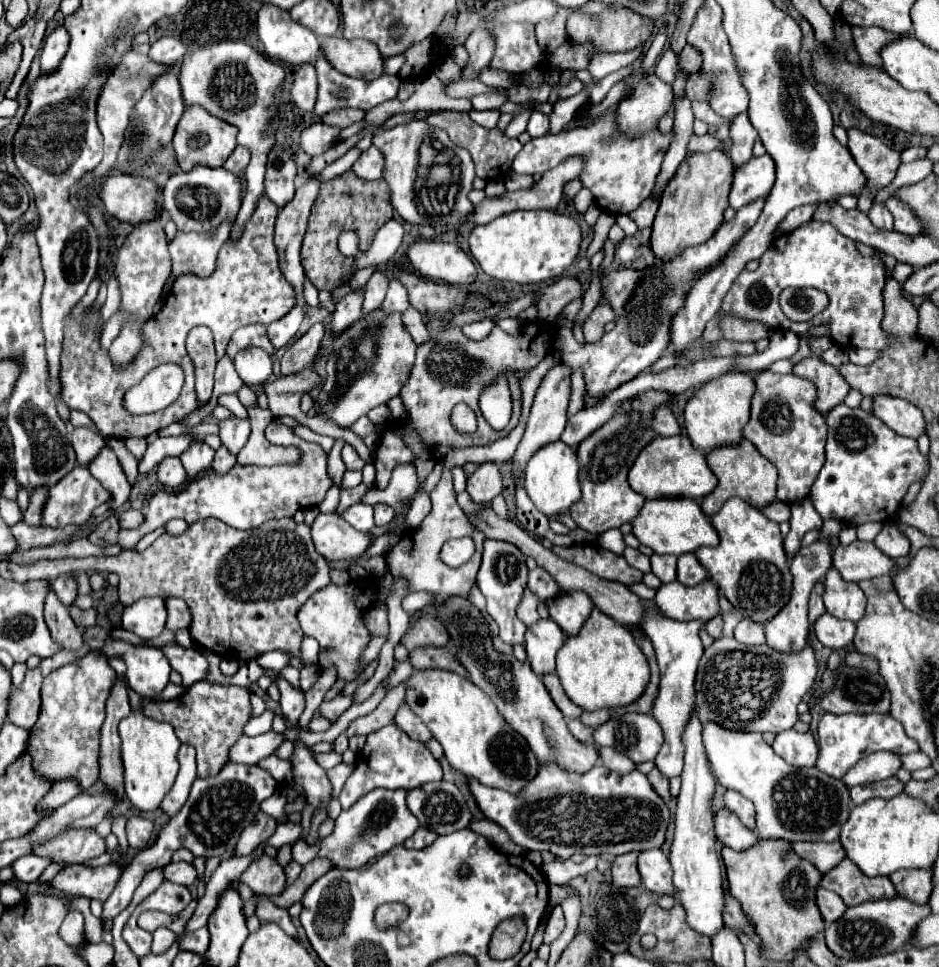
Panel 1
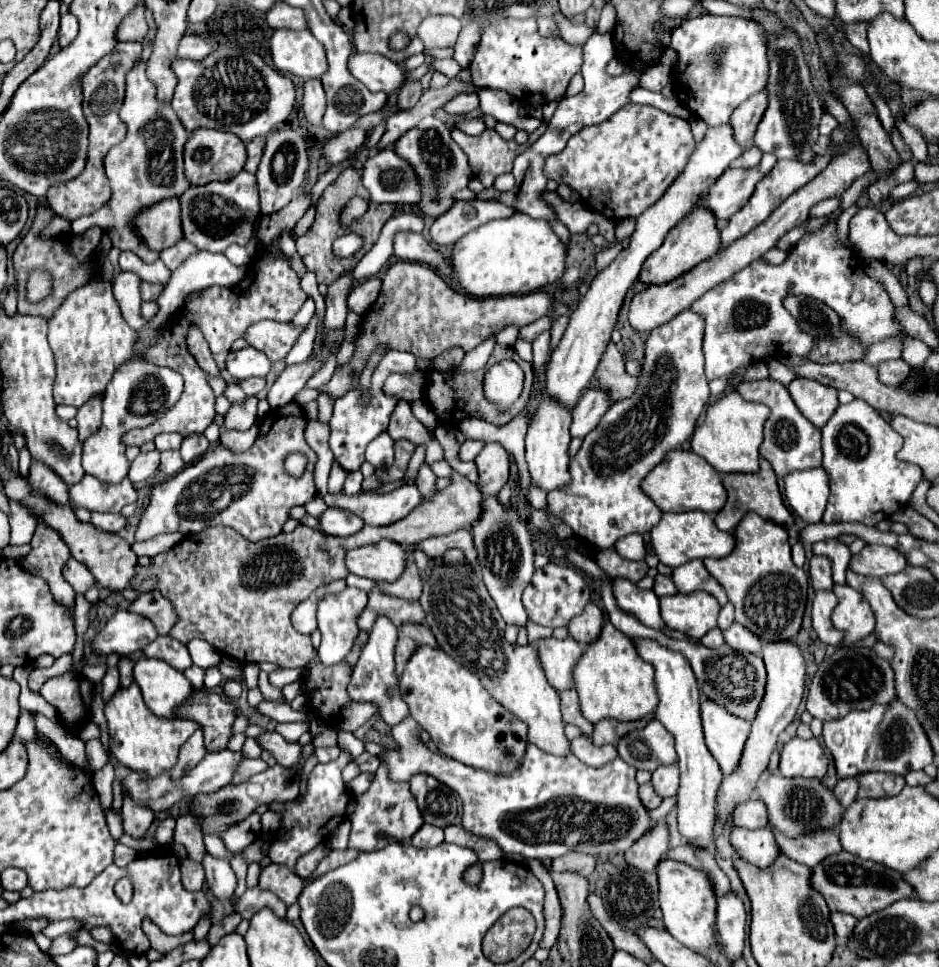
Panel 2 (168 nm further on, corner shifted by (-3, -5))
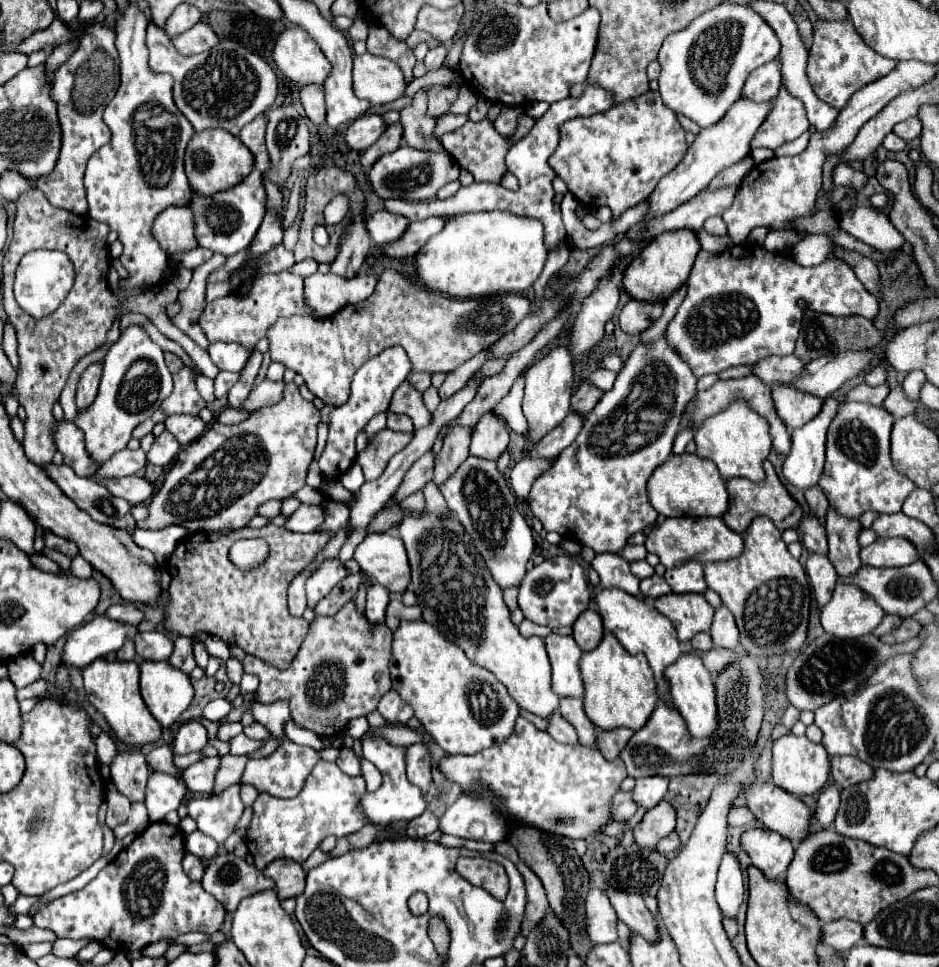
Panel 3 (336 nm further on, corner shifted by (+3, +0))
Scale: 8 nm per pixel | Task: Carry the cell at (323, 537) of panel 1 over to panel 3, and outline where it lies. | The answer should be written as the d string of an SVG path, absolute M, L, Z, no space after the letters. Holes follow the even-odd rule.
M370 533L356 549L360 569L392 595L402 595L410 585L410 565L404 543L392 533Z

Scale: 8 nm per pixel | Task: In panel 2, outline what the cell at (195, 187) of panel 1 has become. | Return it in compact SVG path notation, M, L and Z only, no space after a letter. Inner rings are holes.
M240 172L226 182L208 182L204 186L190 186L180 198L182 208L182 232L200 250L224 252L230 244L244 246L250 236L256 218L260 216L256 176Z

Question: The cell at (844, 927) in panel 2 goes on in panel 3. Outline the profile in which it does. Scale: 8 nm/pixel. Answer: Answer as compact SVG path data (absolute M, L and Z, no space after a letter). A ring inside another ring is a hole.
M834 921L822 925L822 943L836 951L848 951L864 937L864 927L856 921Z

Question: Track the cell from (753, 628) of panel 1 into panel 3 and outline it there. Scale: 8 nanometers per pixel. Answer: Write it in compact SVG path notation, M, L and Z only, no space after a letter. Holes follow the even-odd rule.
M718 607L714 613L714 623L710 627L710 637L714 641L714 647L724 649L738 649L738 627L734 623L732 613L726 607Z

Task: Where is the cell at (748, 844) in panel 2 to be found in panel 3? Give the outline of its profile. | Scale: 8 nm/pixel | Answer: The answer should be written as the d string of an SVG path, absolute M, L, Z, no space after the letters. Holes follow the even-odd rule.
M770 829L746 831L742 835L742 847L750 855L752 865L758 867L770 881L782 879L794 857L794 845Z

